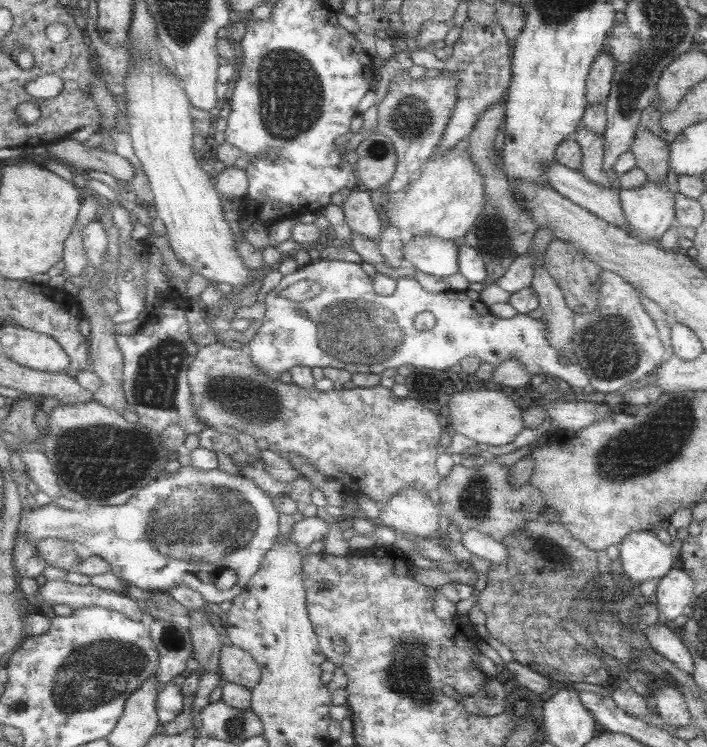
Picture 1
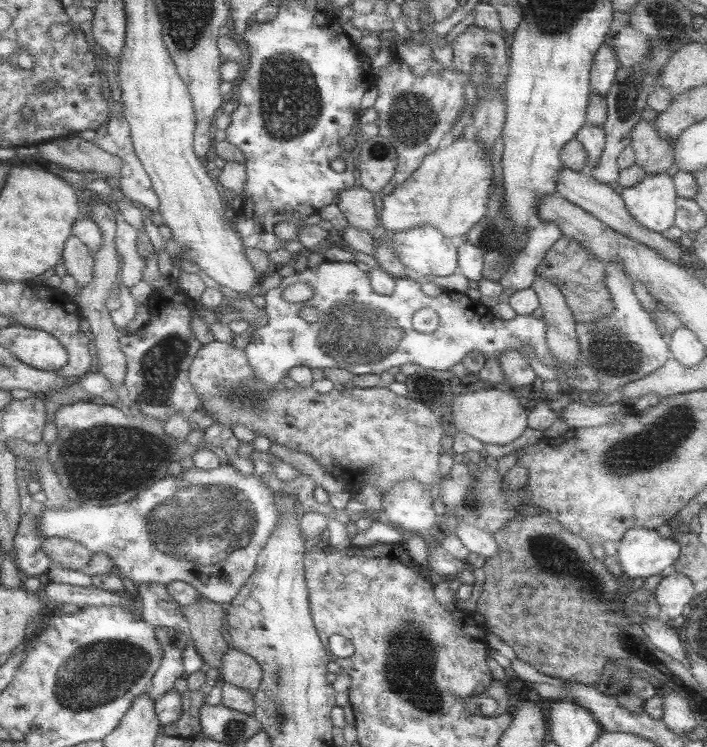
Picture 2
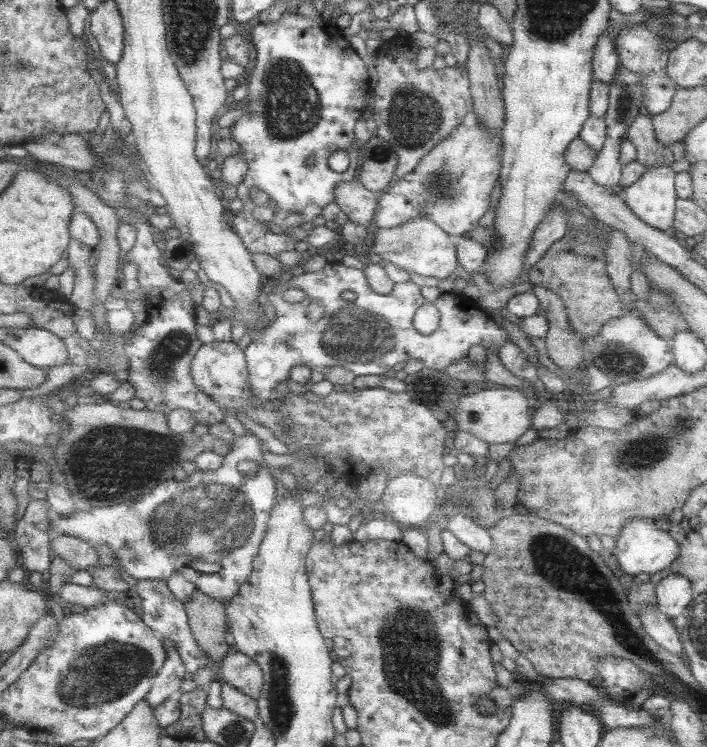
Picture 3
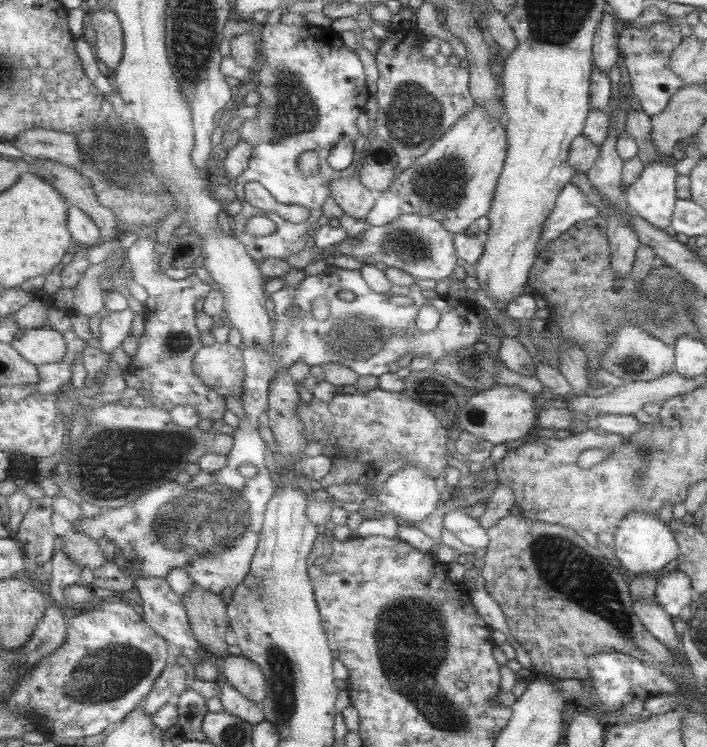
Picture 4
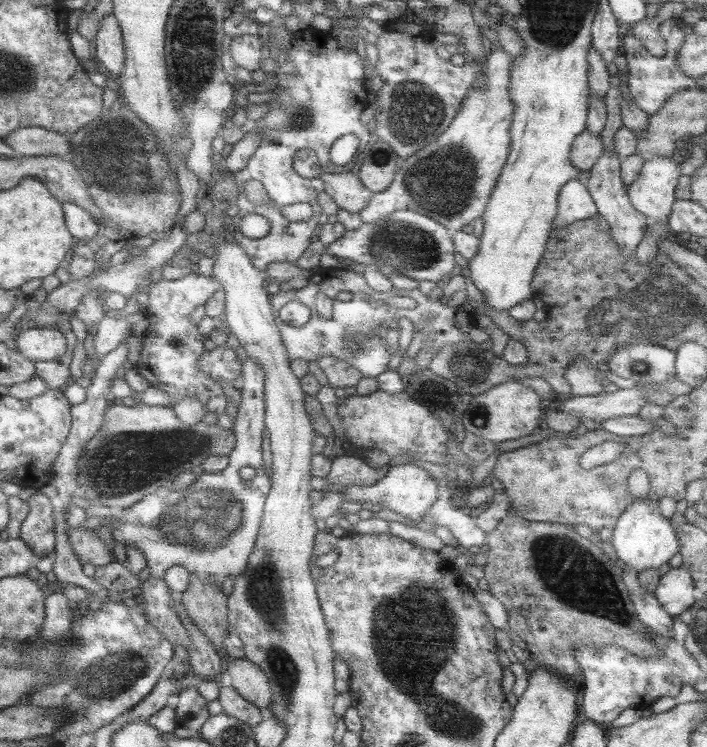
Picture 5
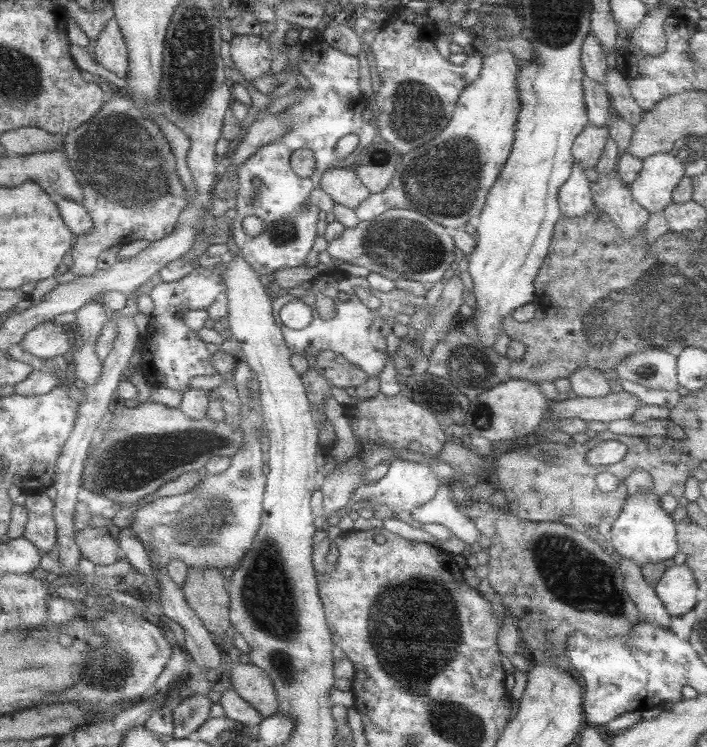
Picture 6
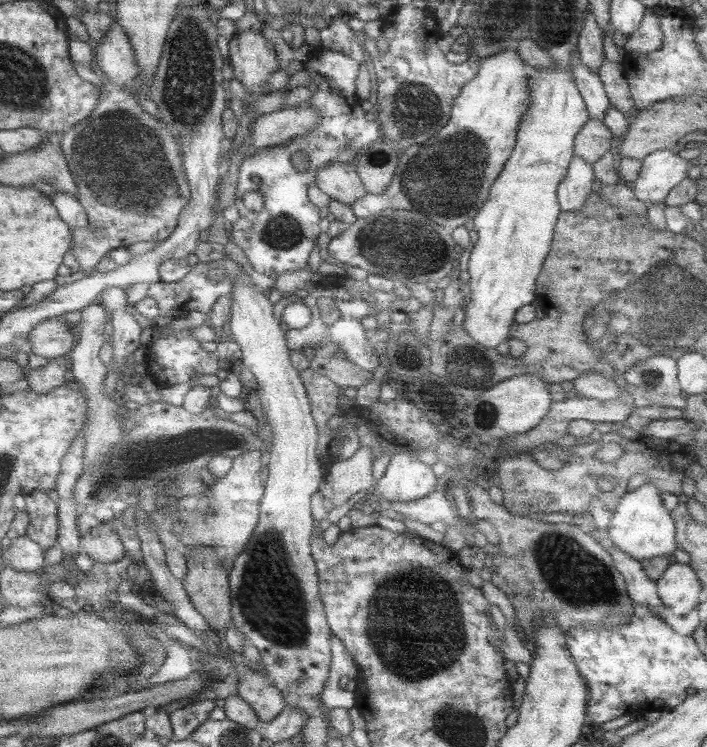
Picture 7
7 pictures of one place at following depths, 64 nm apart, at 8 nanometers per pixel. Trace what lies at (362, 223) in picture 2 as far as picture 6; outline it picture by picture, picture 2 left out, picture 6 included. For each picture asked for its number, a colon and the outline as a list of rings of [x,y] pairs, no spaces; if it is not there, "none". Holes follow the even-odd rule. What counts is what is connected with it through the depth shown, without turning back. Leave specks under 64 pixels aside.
3: [[[351,180],[337,186],[337,200],[349,220],[371,228],[379,208],[379,194],[369,190],[363,182]]]
4: [[[337,176],[331,178],[331,196],[353,218],[365,220],[377,206],[377,192],[369,190],[359,176]]]
5: [[[329,172],[329,174],[321,174],[321,178],[325,180],[325,192],[329,196],[333,196],[333,200],[343,208],[343,210],[349,210],[349,212],[363,212],[369,202],[373,200],[375,192],[369,190],[359,174],[353,174],[353,172]]]
6: [[[333,168],[327,170],[321,178],[321,190],[325,190],[337,204],[347,206],[351,210],[359,208],[365,200],[373,196],[369,186],[361,182],[357,170],[353,168]]]

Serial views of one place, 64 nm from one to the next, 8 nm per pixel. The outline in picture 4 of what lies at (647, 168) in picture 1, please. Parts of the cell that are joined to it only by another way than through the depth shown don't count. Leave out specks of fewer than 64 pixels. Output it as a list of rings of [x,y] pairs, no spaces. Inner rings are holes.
[[[631,110],[627,112],[625,116],[625,132],[635,138],[637,142],[637,156],[641,158],[643,164],[649,164],[653,160],[673,160],[671,156],[669,158],[663,158],[655,152],[655,148],[651,146],[651,116],[645,114],[645,112],[637,112],[637,110]]]

